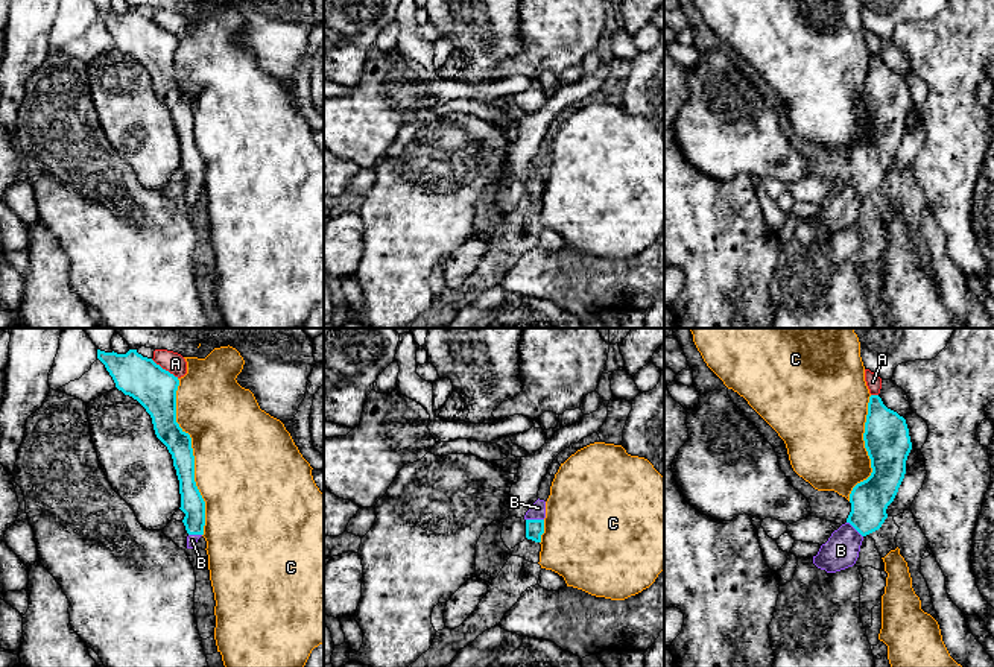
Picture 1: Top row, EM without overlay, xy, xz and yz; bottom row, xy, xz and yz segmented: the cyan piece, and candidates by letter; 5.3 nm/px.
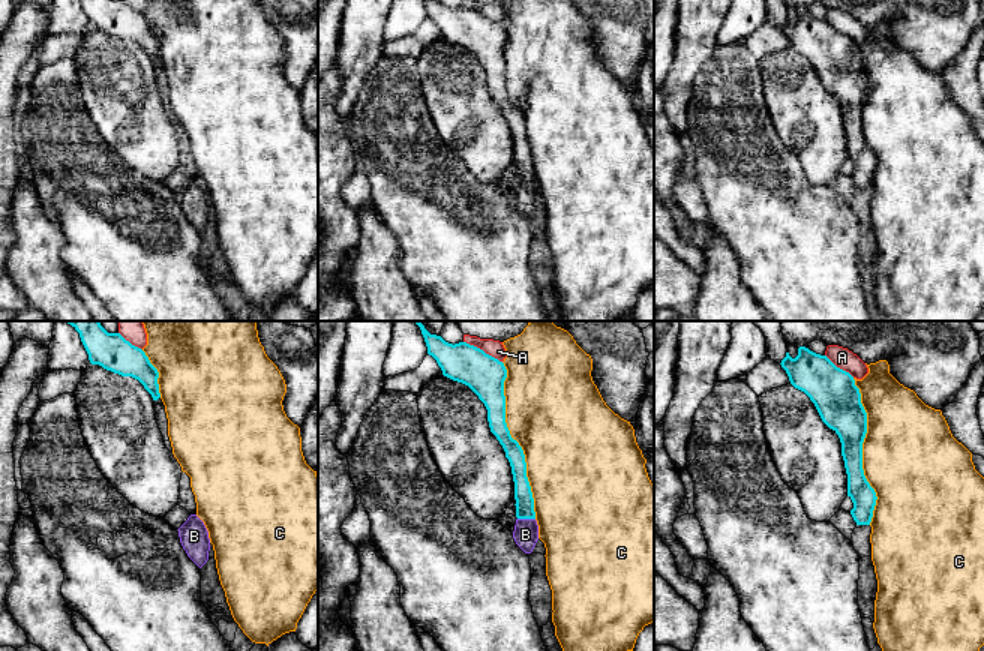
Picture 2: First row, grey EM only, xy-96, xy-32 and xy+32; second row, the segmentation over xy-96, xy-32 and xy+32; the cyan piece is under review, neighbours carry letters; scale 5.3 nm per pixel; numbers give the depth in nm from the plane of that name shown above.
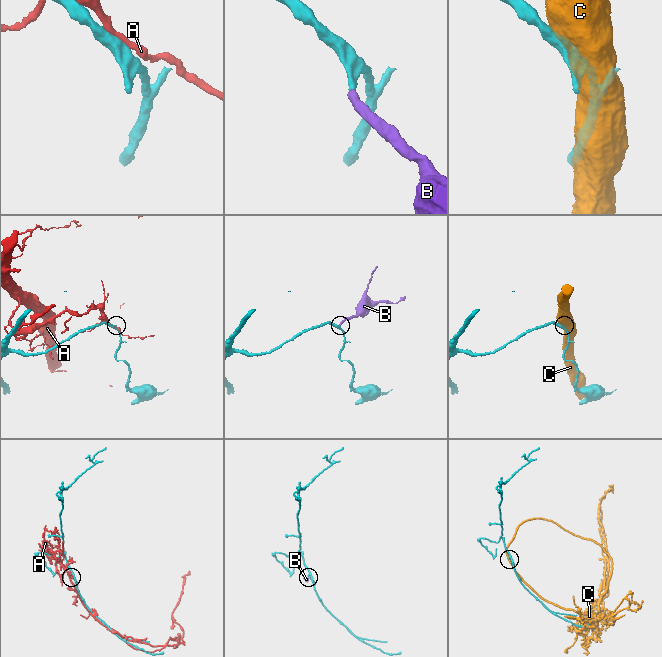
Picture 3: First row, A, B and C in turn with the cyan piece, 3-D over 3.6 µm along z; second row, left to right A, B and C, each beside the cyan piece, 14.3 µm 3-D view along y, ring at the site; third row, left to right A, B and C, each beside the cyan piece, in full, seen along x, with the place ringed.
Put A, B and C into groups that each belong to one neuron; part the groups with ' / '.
A / B / C

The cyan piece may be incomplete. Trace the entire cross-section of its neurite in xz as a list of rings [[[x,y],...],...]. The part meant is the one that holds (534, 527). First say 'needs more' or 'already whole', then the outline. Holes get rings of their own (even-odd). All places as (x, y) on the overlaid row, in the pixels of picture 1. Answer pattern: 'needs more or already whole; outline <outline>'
needs more; outline [[[538,498],[524,515],[527,539],[541,542],[541,535],[544,533],[544,518],[546,501]]]

